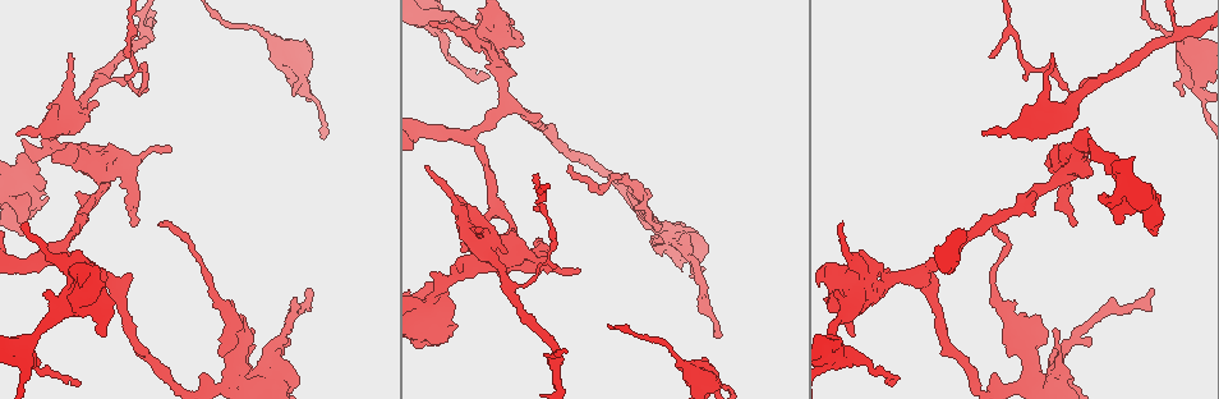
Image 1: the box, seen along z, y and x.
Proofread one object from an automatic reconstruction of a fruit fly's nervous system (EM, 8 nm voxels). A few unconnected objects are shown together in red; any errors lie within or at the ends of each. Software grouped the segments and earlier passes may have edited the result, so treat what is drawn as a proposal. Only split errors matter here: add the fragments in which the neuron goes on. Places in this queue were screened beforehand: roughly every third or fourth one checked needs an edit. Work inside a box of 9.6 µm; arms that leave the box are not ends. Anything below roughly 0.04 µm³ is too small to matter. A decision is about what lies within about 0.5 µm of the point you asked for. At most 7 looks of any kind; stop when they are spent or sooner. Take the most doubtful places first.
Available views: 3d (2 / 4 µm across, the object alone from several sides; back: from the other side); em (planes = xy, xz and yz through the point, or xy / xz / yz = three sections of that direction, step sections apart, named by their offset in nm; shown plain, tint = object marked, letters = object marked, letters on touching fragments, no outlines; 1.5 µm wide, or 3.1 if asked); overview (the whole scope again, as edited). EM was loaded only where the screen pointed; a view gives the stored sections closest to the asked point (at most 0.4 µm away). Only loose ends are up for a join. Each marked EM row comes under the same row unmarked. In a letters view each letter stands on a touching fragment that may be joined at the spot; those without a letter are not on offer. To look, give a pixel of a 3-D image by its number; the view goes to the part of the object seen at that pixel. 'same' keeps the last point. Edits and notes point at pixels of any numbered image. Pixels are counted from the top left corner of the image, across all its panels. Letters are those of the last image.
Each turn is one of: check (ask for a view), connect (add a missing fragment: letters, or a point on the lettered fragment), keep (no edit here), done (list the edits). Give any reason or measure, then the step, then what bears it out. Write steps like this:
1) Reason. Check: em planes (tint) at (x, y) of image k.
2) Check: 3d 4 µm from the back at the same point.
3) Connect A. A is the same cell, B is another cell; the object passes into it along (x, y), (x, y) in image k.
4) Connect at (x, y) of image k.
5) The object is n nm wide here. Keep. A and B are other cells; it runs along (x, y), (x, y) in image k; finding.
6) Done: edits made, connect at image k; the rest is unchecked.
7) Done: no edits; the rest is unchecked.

Tapers out. Check: em xy step 8 (letters) at (26, 223) of image 1.

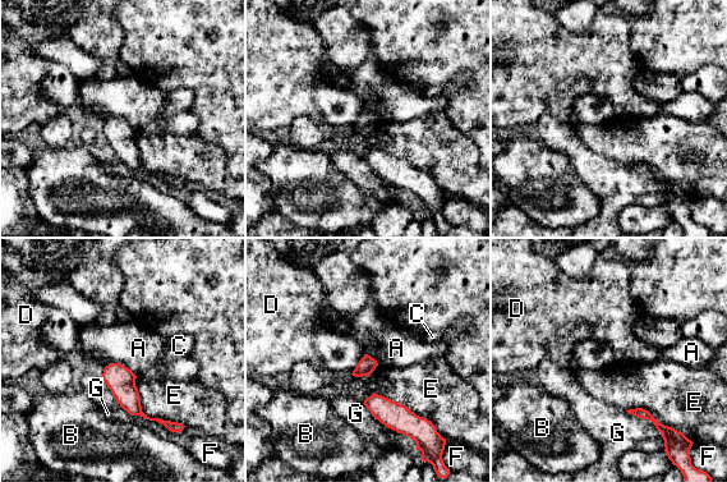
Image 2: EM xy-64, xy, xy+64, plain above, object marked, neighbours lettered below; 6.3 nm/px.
The longest contact is with E, 440 nm. Keep. A, B, C, D, E, F and G are other cells; a border runs along (105, 366), (122, 363), (136, 376) in image 2; none of them fits.

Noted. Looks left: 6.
Branch stops here. Check: em xy step 8 (tint) at (838, 293) of image 1.

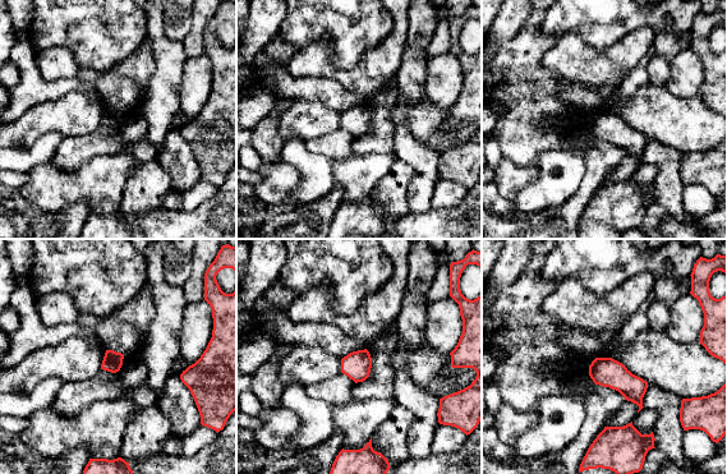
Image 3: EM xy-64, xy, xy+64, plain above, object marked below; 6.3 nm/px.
Another direction. Check: em planes (letters) at the same point.

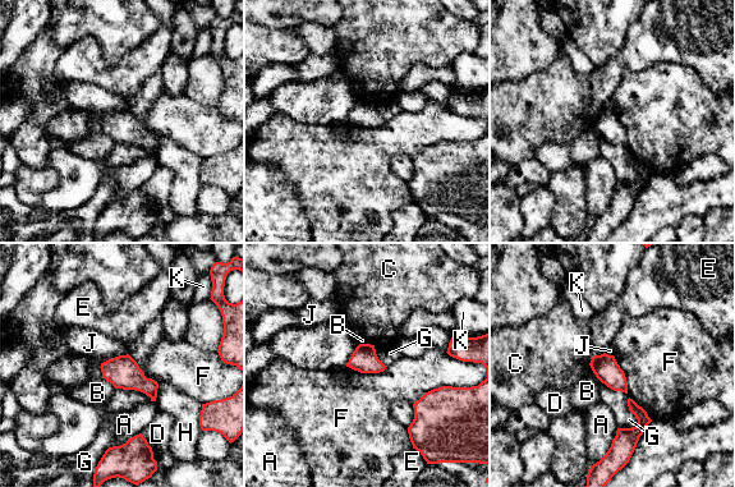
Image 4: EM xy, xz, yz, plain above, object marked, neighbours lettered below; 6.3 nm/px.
The longest contact is with F, 260 nm. Keep. A, B, C, D, E, F, G, H, J and K are other cells; a border runs along (347, 366), (361, 372), (387, 366) in image 4; no lettered fragment goes on from it.

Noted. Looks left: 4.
Check: 3d 4 µm from the back at (989, 55) of image 1.

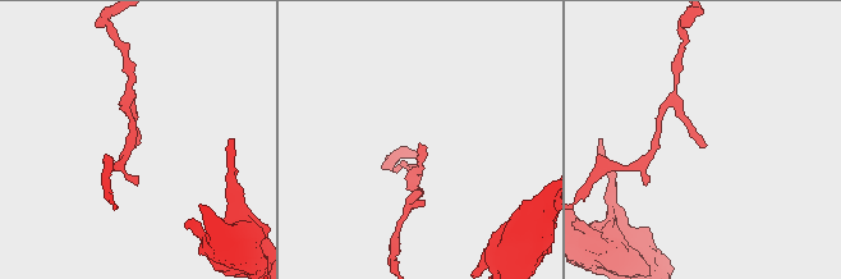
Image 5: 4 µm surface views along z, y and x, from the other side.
Check: em xy step 4 (tint) at (421, 146) of image 5.

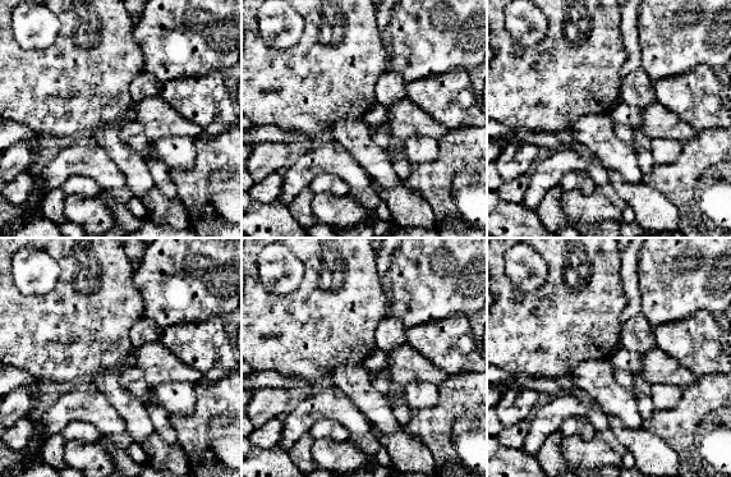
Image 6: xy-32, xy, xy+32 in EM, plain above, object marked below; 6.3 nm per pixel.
Check: em yz step 4 (letters) at the same point.

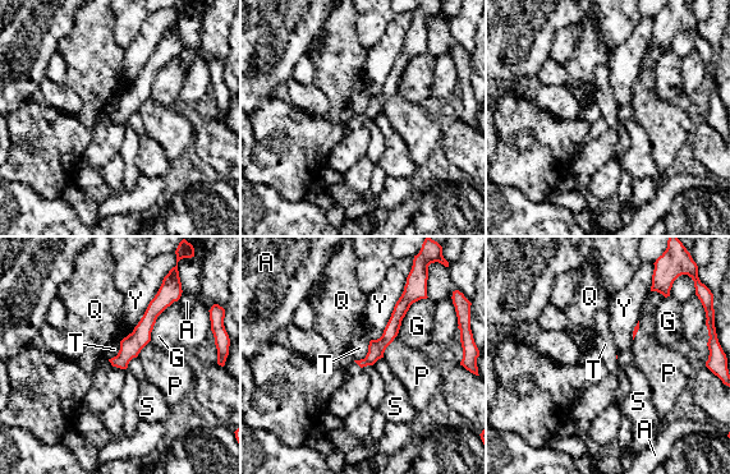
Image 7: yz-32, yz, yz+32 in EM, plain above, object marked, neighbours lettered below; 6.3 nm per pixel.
Keep. A, G, P, Q, S, T and Y are other cells; none of them fits.

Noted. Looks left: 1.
Done: no edits; the rest is unchecked.

